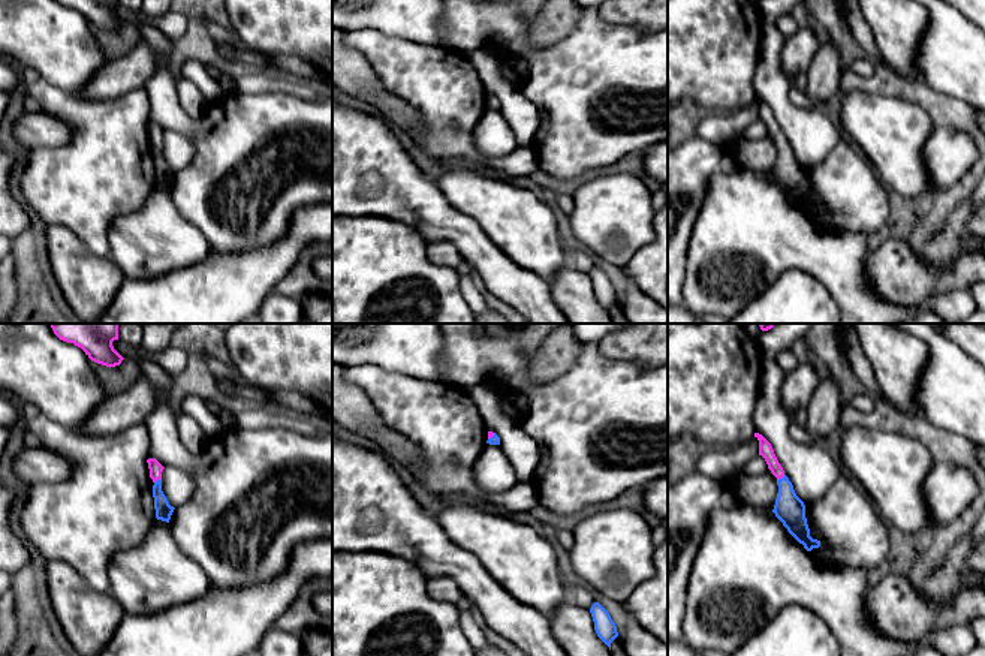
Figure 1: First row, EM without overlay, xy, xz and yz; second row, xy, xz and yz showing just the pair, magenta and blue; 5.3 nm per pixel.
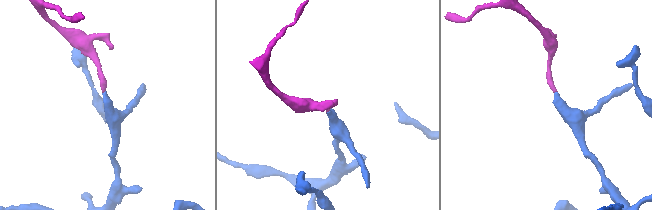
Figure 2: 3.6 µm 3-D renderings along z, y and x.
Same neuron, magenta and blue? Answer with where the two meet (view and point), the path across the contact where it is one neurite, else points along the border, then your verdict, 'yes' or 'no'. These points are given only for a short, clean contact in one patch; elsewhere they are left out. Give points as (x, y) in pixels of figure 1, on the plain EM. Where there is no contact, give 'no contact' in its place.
contact yz (780, 143); way yz (765, 114), (780, 143), (789, 172); yes

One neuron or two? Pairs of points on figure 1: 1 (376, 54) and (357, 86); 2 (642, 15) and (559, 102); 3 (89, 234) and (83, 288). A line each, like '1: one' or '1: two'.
1: two
2: two
3: two

